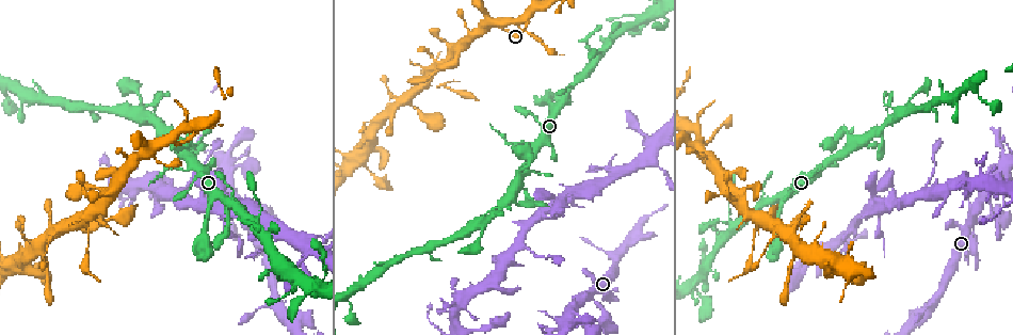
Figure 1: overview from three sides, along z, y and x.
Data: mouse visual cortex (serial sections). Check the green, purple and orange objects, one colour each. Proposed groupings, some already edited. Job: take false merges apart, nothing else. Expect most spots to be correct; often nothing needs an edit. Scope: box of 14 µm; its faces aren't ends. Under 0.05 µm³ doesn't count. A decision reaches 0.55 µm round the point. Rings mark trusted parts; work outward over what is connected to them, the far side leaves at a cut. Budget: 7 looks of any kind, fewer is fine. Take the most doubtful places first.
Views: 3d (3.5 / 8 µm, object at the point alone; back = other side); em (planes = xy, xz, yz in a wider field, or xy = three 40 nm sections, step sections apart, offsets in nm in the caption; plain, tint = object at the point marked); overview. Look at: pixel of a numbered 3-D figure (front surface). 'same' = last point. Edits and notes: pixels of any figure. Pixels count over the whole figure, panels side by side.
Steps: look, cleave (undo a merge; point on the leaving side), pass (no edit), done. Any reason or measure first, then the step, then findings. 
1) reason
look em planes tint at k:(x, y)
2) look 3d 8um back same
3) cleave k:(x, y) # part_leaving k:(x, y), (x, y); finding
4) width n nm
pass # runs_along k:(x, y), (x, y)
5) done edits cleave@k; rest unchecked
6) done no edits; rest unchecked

arms part here
look 3d 3.5um at 1:(889, 116)

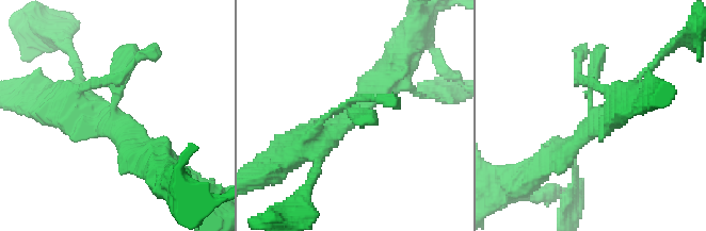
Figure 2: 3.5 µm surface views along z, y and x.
look em xy step 3 tint at 2:(597, 120)

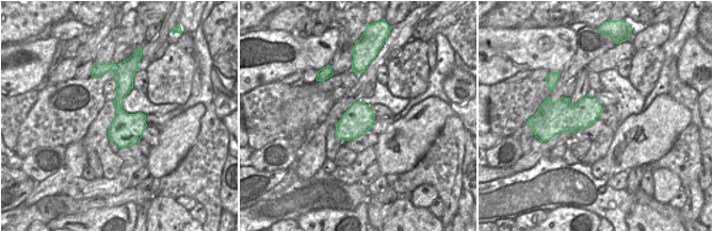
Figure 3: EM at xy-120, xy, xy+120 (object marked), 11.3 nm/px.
width 320 nm
pass # runs_along 2:(389, 72), (340, 128), (294, 152); all the same cell

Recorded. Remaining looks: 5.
a fork
look 3d 3.5um at 1:(151, 156)

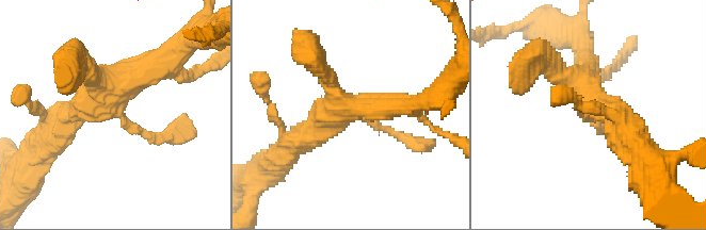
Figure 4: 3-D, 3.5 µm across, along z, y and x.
need the tissue
look em xy step 3 tint at 4:(114, 113)

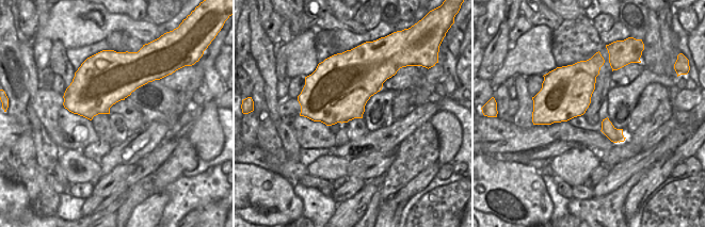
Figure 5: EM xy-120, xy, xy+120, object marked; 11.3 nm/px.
width 600 nm
pass # runs_along 4:(167, 137), (132, 127), (102, 101), (60, 124); continuous, no second cell

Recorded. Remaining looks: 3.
thin neck
look 3d 3.5um at 1:(109, 220)

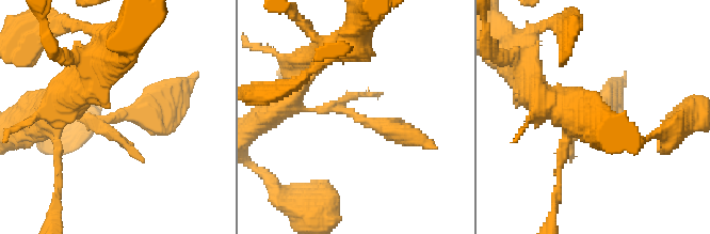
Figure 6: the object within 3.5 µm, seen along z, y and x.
pass # runs_along 6:(289, 96), (309, 110), (341, 107), (410, 137); all the same cell

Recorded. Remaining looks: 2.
done no edits; rest unchecked

